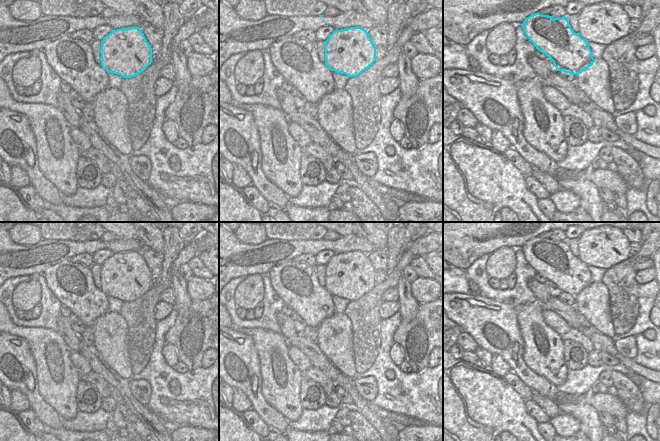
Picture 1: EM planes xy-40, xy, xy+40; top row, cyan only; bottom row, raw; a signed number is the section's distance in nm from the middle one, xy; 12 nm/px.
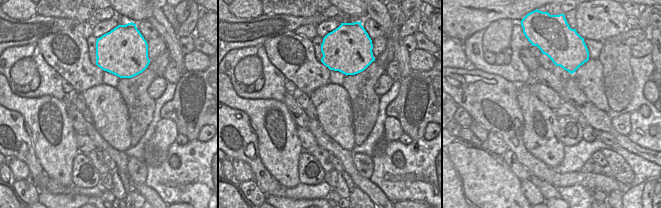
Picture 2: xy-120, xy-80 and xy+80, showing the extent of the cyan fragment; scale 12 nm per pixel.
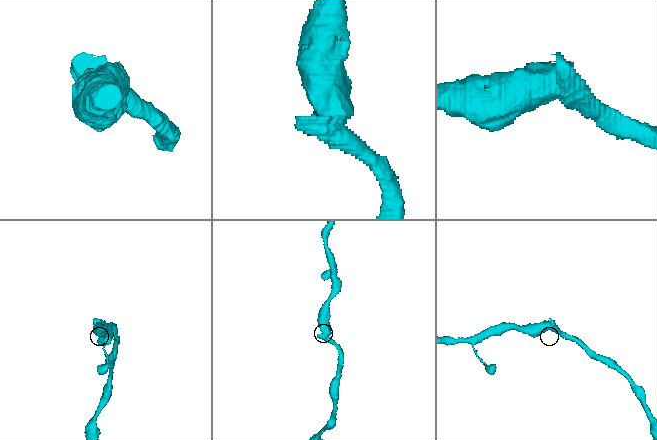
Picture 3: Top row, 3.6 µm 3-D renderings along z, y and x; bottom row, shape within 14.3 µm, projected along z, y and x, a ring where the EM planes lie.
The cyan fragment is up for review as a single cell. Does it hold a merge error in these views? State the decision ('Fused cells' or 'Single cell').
Fused cells.

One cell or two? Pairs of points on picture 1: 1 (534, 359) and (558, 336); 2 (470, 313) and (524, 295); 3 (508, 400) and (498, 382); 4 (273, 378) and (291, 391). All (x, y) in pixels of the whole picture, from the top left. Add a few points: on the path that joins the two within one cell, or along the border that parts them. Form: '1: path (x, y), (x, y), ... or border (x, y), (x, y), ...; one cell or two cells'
1: path (542, 356), (546, 356), (556, 344); one cell
2: border (498, 301), (508, 301), (516, 311); two cells
3: path (507, 396), (507, 392), (502, 386); one cell
4: path (276, 383), (286, 391); one cell

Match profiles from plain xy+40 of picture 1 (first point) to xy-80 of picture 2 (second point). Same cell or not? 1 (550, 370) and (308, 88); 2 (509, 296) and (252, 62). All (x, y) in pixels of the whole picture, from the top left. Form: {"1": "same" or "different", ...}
{"1": "different", "2": "different"}

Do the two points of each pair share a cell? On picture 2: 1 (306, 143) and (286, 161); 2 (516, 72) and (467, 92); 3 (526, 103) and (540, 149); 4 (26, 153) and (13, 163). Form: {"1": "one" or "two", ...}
{"1": "two", "2": "two", "3": "one", "4": "two"}

